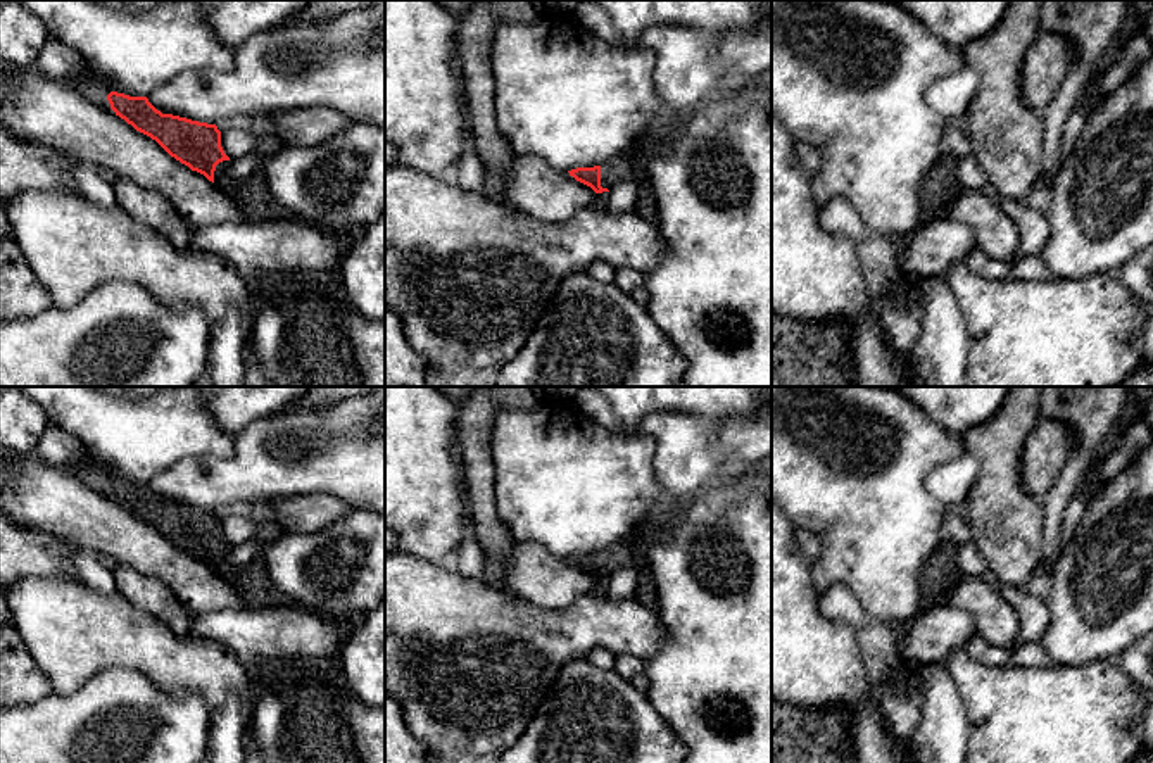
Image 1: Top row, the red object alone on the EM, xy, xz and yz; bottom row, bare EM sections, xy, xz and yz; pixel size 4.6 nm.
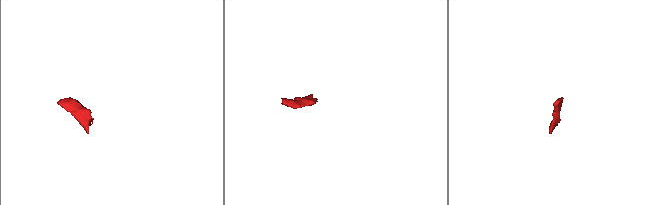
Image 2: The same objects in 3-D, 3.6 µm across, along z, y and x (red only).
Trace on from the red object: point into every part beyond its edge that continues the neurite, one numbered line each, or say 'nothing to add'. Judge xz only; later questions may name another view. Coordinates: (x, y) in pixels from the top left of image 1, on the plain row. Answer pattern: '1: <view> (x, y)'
1: xz (620, 554)

